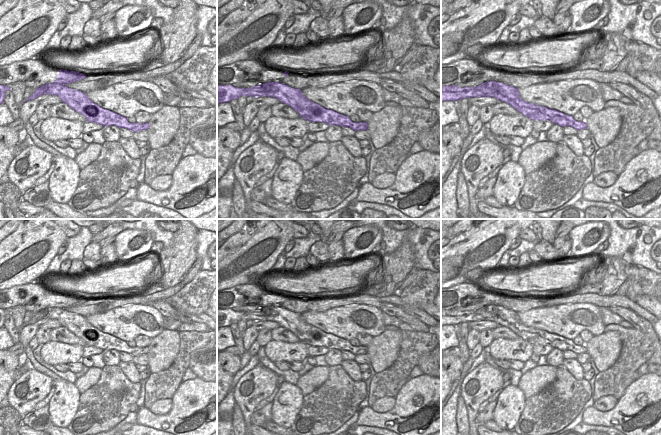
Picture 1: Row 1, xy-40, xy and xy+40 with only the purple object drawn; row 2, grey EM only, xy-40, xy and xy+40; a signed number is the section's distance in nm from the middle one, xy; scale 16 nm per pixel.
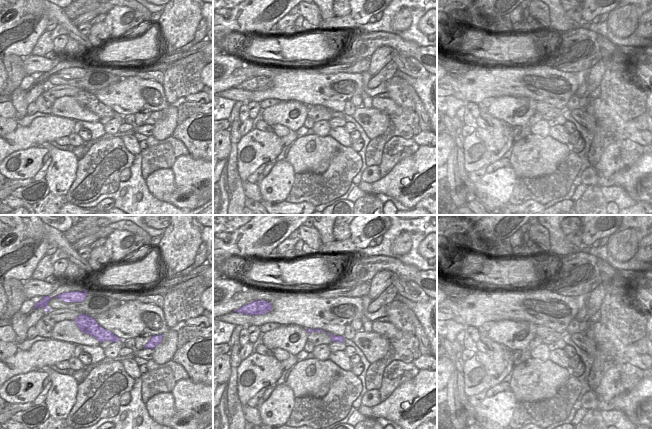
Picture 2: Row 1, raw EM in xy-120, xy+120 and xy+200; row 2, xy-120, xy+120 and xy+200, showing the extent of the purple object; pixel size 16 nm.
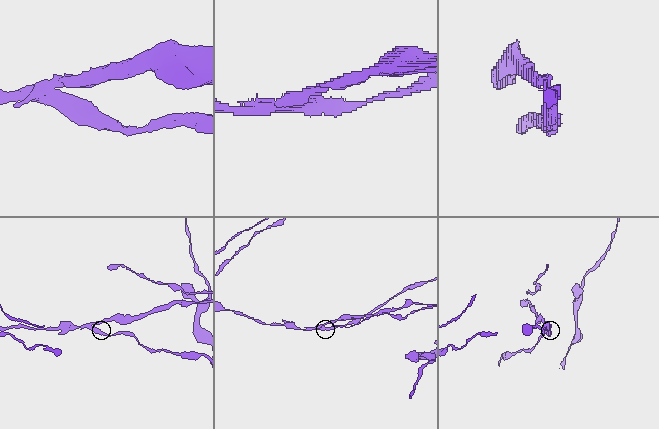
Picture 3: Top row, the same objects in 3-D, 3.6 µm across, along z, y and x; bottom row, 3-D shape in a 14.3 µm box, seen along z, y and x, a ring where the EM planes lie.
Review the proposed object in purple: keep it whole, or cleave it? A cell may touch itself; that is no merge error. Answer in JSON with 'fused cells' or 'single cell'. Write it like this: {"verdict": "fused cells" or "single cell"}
{"verdict": "fused cells"}

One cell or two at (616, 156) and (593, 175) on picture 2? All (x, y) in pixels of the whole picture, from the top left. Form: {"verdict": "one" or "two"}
{"verdict": "two"}

